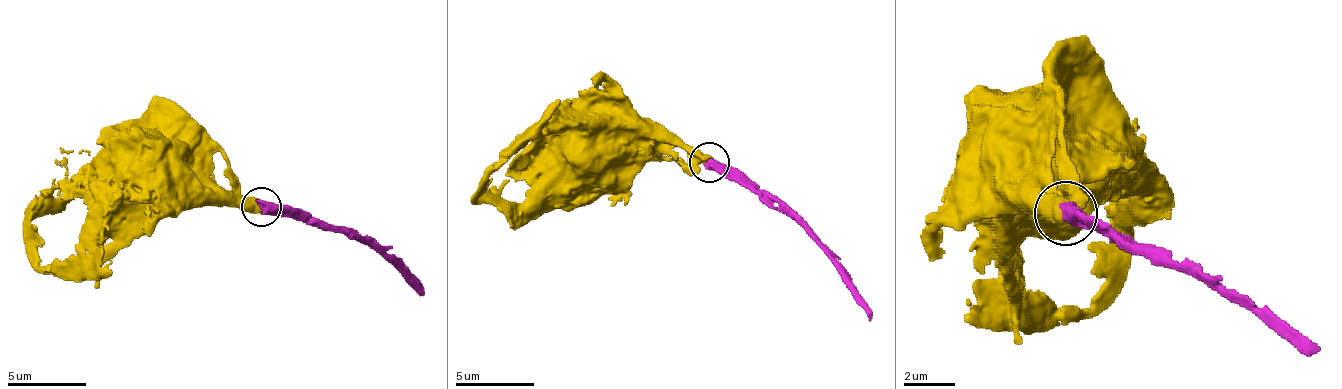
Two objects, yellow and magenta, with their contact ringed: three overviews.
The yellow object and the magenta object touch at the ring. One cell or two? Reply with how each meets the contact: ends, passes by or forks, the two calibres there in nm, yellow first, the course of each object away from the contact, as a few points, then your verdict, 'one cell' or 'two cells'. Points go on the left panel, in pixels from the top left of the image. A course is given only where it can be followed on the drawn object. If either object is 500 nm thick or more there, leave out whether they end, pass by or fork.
650/600 nm | yellow via (260, 207), (189, 203), (137, 207), (62, 267), (42, 267), (26, 247) | magenta via (260, 207), (292, 207), (347, 227), (423, 295) | one cell

